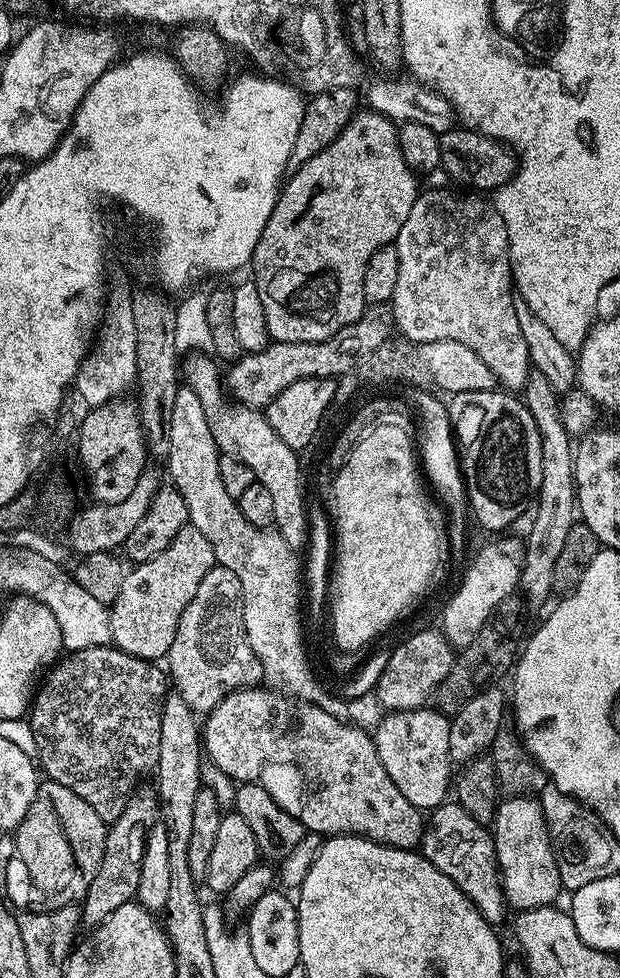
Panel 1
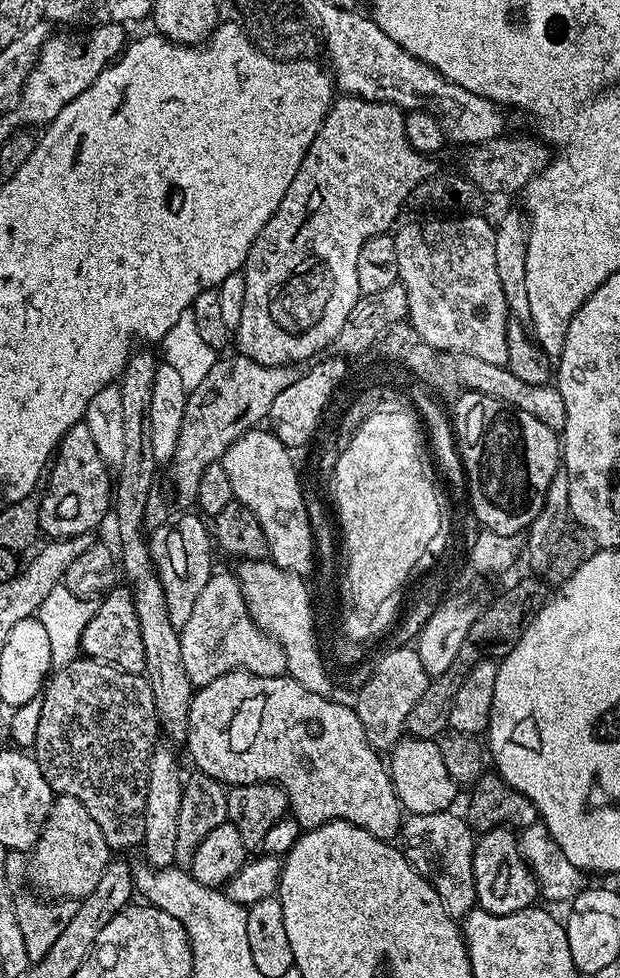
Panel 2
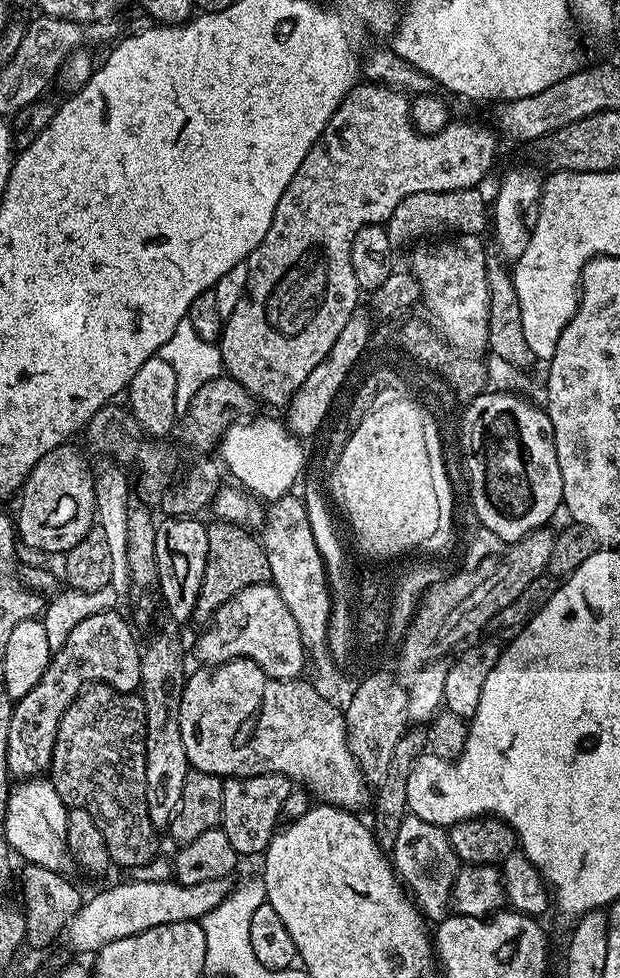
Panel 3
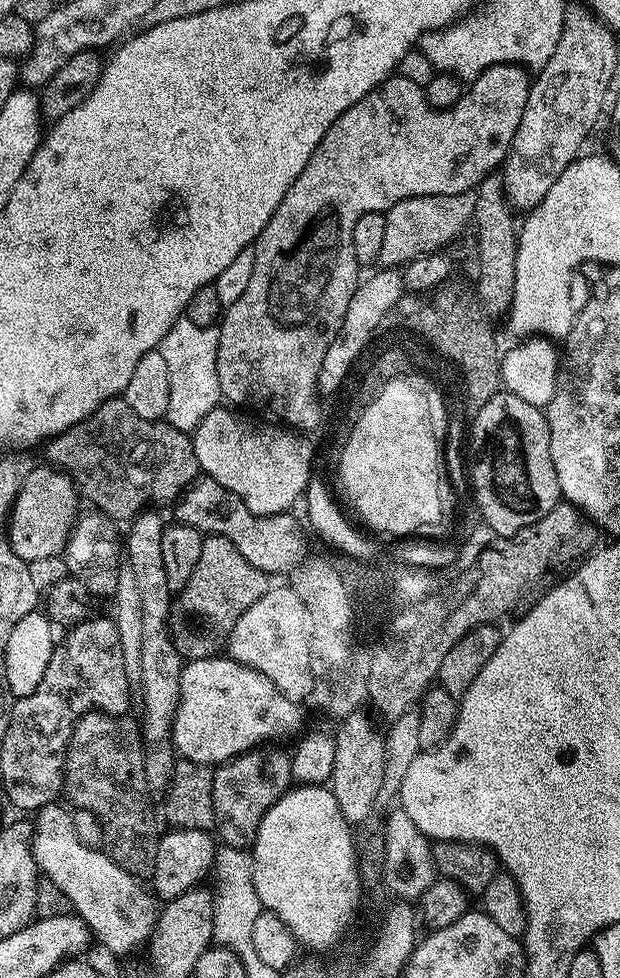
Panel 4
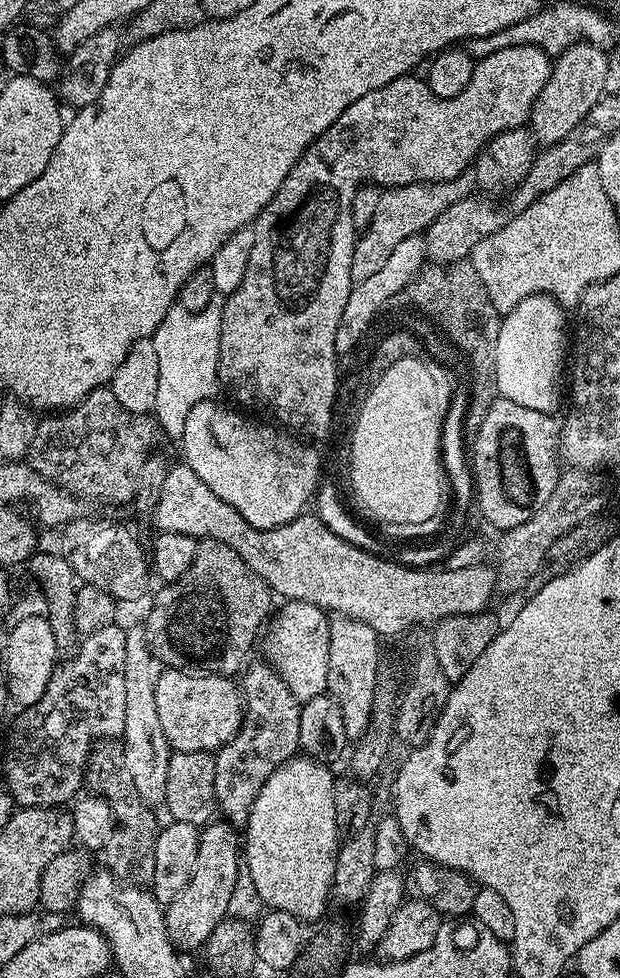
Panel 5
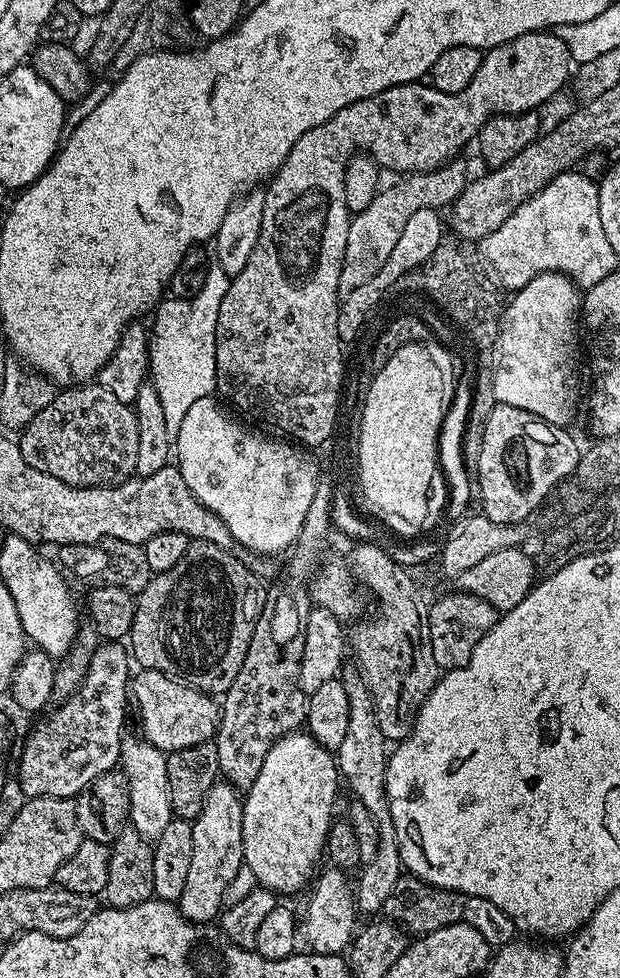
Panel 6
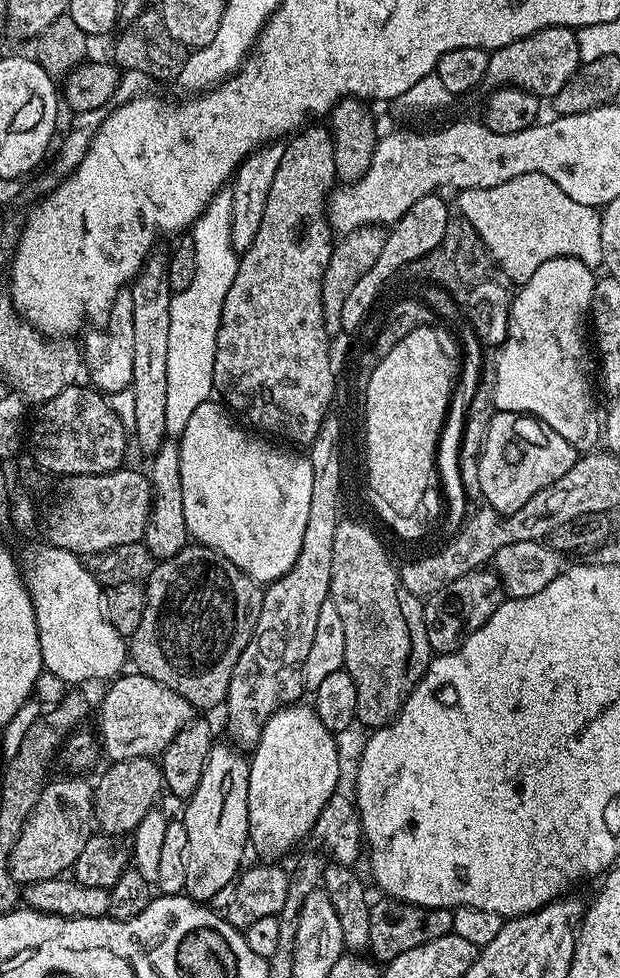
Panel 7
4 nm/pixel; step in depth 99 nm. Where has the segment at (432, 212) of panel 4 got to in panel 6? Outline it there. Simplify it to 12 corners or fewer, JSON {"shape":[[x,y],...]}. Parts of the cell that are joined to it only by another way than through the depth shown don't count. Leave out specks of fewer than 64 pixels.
{"shape":[[468,164],[381,187],[348,221],[338,277],[341,297],[386,266],[418,210],[447,209],[462,194]]}

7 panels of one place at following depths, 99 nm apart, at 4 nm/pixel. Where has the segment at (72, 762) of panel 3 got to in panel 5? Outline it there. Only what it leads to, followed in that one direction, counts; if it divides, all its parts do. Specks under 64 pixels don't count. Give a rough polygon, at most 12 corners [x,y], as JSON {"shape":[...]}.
{"shape":[[115,739],[97,743],[87,787],[108,800],[116,829],[102,853],[125,884],[151,885],[153,809]]}

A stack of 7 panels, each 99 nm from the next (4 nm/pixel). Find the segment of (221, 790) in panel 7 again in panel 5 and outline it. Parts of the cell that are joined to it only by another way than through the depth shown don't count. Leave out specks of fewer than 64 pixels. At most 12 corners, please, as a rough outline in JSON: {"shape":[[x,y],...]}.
{"shape":[[227,822],[200,829],[190,886],[166,905],[177,949],[207,945],[242,865]]}

